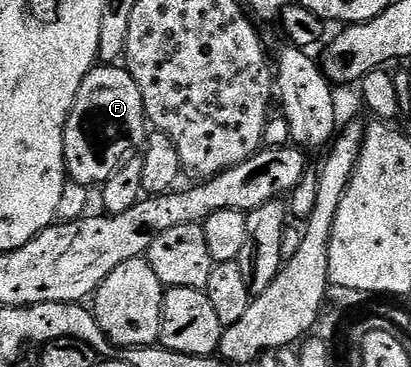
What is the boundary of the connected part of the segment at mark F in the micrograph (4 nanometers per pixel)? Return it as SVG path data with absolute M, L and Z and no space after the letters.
M96 65L84 77L64 129L64 161L67 176L73 182L89 189L106 183L108 177L112 177L112 173L116 173L116 169L121 167L127 158L126 150L133 143L141 144L147 131L148 120L144 101L140 97L140 85L136 85L133 77L126 72L125 66Z

